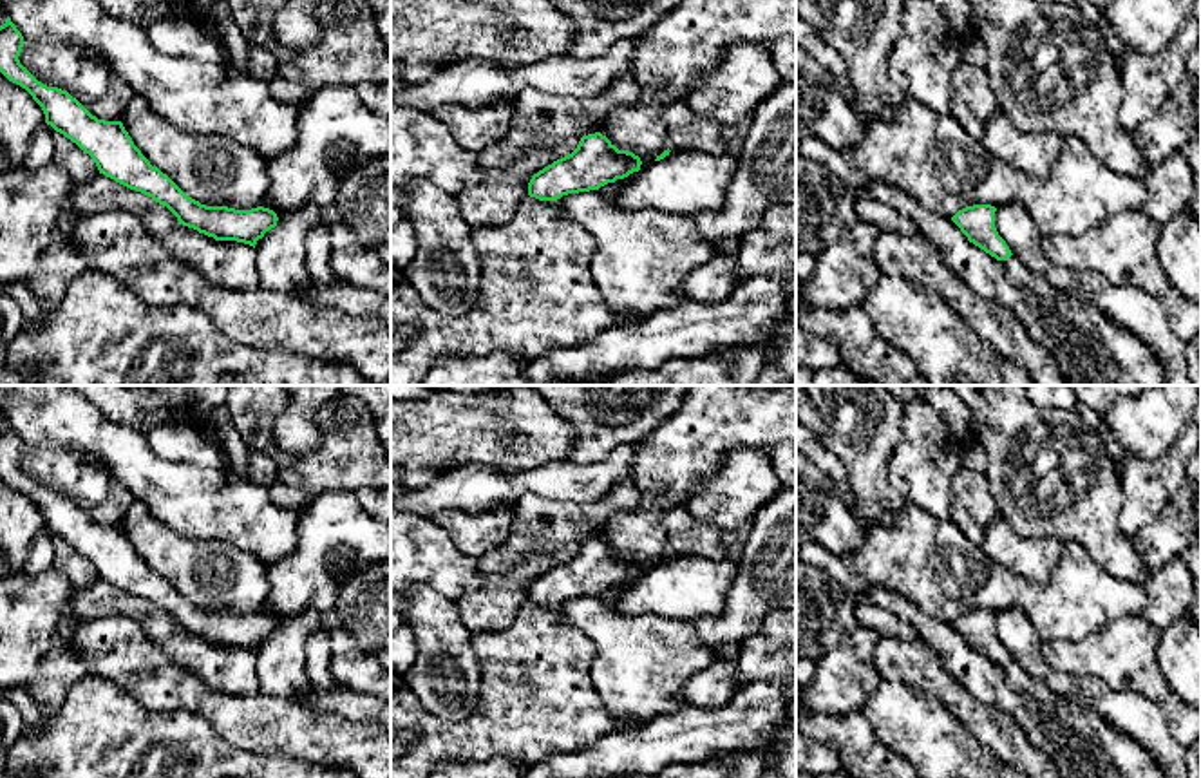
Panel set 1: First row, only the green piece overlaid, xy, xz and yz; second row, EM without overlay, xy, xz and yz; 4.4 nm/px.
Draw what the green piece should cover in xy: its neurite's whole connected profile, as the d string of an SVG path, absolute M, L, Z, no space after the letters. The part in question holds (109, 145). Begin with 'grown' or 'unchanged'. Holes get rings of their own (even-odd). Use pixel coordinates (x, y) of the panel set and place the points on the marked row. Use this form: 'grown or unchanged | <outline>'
unchanged | M7 16L0 25L0 72L33 96L45 114L45 123L89 154L99 174L152 197L166 206L179 224L215 241L237 241L255 248L257 241L277 226L277 213L264 206L235 210L206 206L188 197L150 165L121 121L98 119L67 90L38 81L18 60L22 47L24 36Z

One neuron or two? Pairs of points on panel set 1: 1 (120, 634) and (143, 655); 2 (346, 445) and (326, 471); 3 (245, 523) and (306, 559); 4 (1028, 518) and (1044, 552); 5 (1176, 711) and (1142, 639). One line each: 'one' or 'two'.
1: one
2: one
3: two
4: two
5: one

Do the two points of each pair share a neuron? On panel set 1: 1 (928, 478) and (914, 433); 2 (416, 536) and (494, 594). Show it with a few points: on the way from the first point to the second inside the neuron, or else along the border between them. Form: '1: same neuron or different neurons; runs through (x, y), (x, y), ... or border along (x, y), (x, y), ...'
1: same neuron; runs through (923, 467), (923, 444)
2: different neurons; border along (476, 559), (483, 587), (454, 601)

